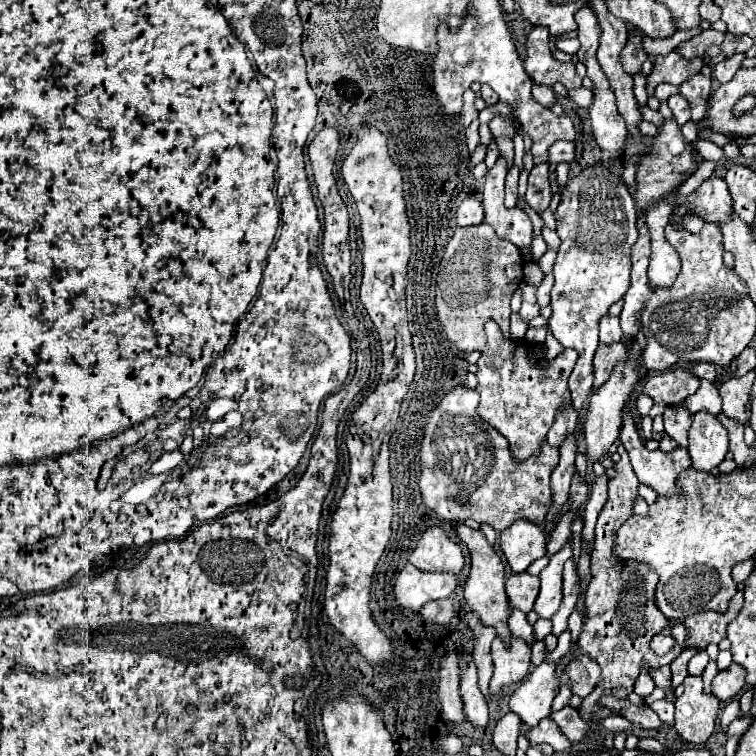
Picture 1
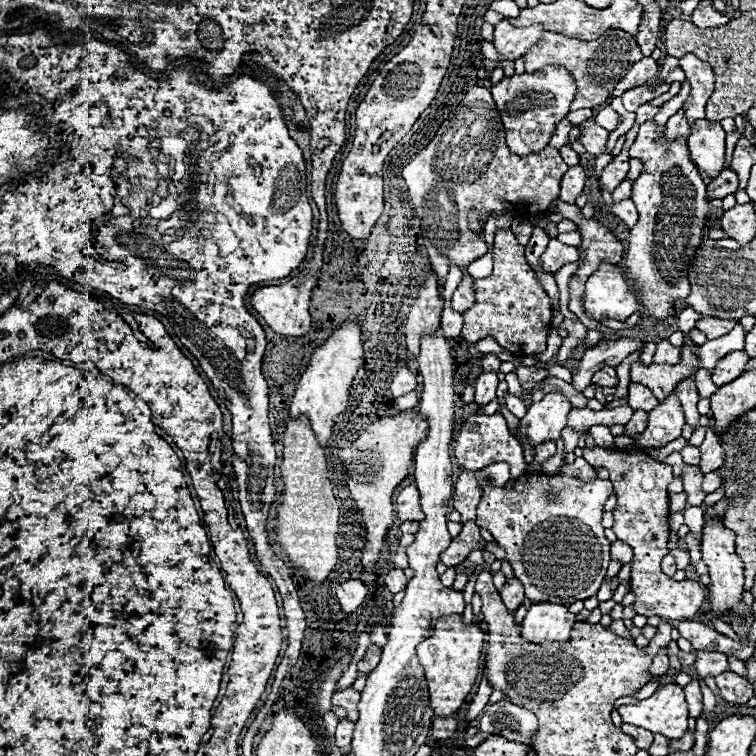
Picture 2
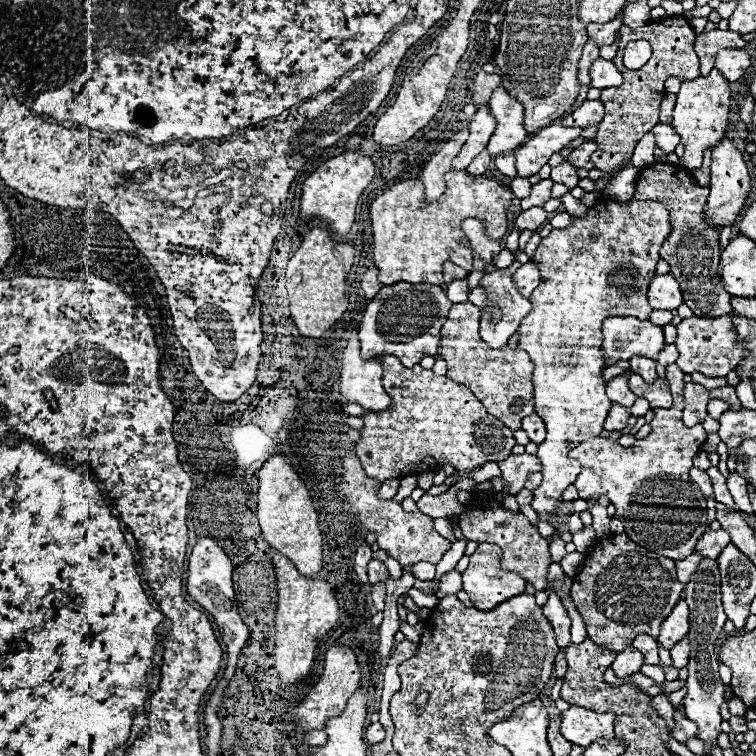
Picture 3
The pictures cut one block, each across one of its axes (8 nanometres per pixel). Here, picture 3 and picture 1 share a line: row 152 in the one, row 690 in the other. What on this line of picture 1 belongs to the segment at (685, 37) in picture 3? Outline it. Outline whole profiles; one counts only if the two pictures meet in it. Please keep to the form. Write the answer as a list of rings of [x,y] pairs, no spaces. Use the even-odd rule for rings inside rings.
[[[618,442],[618,454],[620,460],[614,464],[616,476],[608,480],[608,502],[604,504],[598,522],[596,522],[596,542],[594,542],[594,552],[592,552],[592,582],[586,590],[586,608],[588,608],[588,618],[584,622],[582,634],[580,634],[580,648],[584,654],[594,658],[602,670],[602,682],[594,688],[590,696],[584,698],[582,706],[578,712],[582,718],[588,722],[590,732],[598,734],[600,732],[600,722],[592,718],[596,714],[598,718],[614,716],[610,710],[600,708],[596,702],[602,694],[612,694],[618,698],[626,698],[634,690],[634,682],[640,676],[642,668],[660,668],[662,664],[670,664],[684,648],[686,640],[686,628],[682,624],[676,626],[676,648],[670,650],[664,656],[656,656],[654,650],[650,648],[652,636],[662,632],[670,620],[662,616],[662,612],[654,606],[654,590],[658,576],[640,562],[618,562],[616,556],[612,556],[612,544],[614,544],[614,534],[618,526],[626,518],[632,516],[632,504],[634,498],[638,496],[638,478],[630,466],[630,458],[624,450],[624,446]]]

